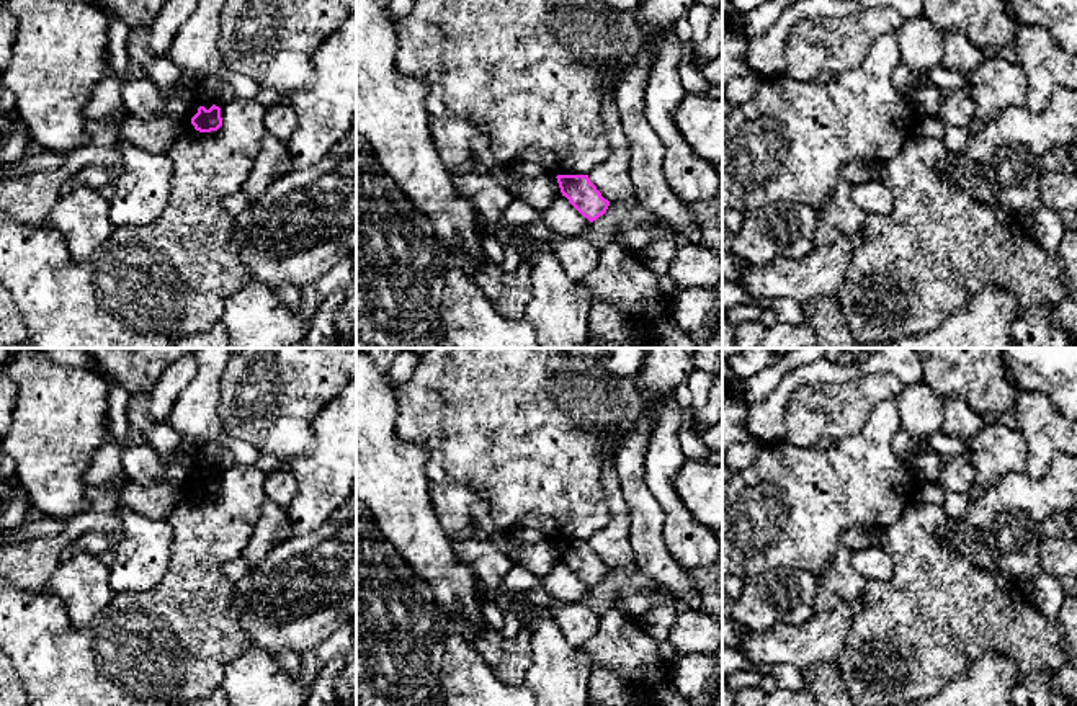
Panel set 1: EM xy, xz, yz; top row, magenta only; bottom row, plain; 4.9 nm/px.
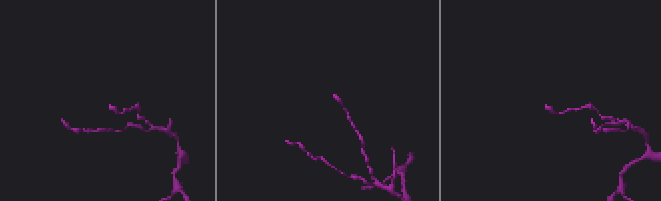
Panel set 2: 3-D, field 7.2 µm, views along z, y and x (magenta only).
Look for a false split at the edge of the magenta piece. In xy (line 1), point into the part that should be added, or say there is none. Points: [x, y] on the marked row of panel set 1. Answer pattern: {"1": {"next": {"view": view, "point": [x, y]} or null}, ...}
{"1": {"next": null}}

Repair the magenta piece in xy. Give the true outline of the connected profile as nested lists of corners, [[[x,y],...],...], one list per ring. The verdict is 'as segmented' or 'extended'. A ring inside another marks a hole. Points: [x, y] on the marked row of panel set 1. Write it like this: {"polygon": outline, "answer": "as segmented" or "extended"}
{"polygon": [[[212,105],[209,109],[198,108],[198,113],[191,118],[191,124],[199,132],[217,131],[222,126],[221,108]]], "answer": "as segmented"}

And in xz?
{"polygon": [[[557,175],[562,196],[590,222],[603,216],[610,201],[601,196],[588,175]]], "answer": "as segmented"}

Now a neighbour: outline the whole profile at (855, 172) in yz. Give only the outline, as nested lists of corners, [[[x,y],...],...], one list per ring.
[[[853,160],[840,170],[840,180],[860,185],[863,181],[879,178],[881,167],[883,163],[878,160]]]

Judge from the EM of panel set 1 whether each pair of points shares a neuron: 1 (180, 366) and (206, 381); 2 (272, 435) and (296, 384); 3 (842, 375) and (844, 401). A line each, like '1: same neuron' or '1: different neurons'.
1: different neurons
2: same neuron
3: different neurons

